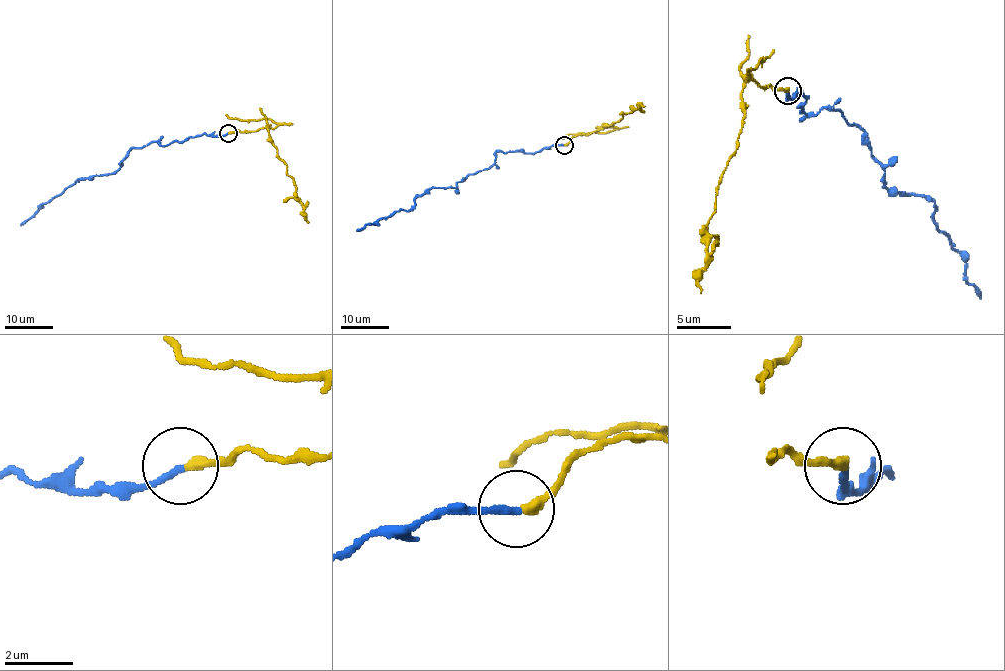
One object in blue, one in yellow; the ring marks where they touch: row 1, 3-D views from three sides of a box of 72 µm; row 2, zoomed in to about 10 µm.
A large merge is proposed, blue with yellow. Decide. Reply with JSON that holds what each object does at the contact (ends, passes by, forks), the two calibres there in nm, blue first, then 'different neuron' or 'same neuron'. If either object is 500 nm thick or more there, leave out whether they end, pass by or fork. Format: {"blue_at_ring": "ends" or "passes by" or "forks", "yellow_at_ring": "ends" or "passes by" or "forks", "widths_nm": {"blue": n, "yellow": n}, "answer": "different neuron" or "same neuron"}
{"blue_at_ring": "ends", "yellow_at_ring": "ends", "widths_nm": {"blue": 200, "yellow": 280}, "answer": "different neuron"}

